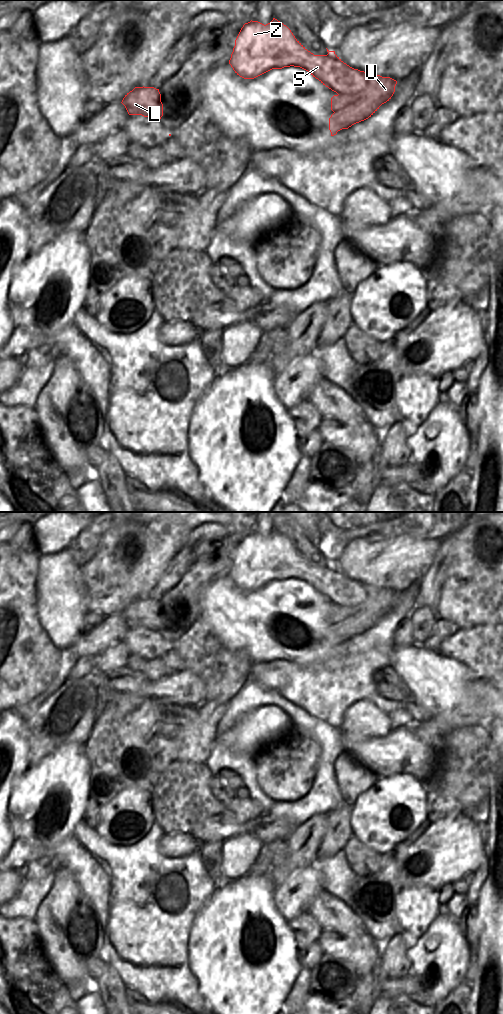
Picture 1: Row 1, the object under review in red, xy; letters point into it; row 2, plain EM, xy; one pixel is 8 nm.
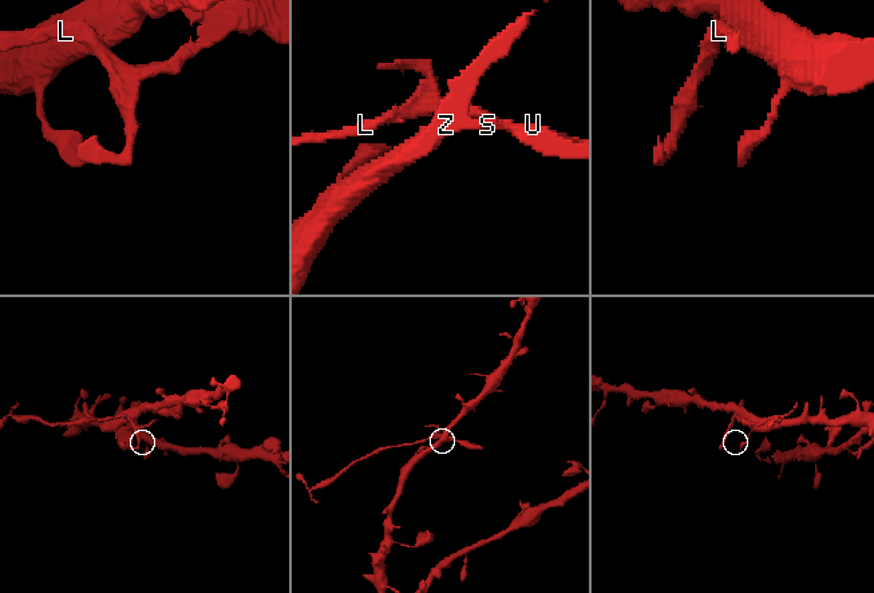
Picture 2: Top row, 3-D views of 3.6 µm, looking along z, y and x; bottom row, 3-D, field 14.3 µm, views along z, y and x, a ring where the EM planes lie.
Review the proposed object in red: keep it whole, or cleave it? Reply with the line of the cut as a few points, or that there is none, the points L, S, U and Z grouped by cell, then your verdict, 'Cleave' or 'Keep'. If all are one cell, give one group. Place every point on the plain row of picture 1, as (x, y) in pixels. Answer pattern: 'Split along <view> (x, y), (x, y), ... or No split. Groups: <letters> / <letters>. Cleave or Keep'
Split along xy (338, 605), (351, 607), (356, 610), (367, 610), (381, 616). Groups: L / S U Z. Cleave

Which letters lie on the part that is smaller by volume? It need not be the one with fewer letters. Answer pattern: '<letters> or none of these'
L

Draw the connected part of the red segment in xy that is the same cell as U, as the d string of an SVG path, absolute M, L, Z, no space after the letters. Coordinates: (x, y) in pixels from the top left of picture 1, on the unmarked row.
M275 530L266 537L251 532L241 540L229 576L235 585L244 591L254 591L272 581L300 579L339 607L368 611L381 617L391 611L395 604L396 592L354 581L344 575L335 563L327 561L327 564L327 567L314 567L295 550L286 537Z

